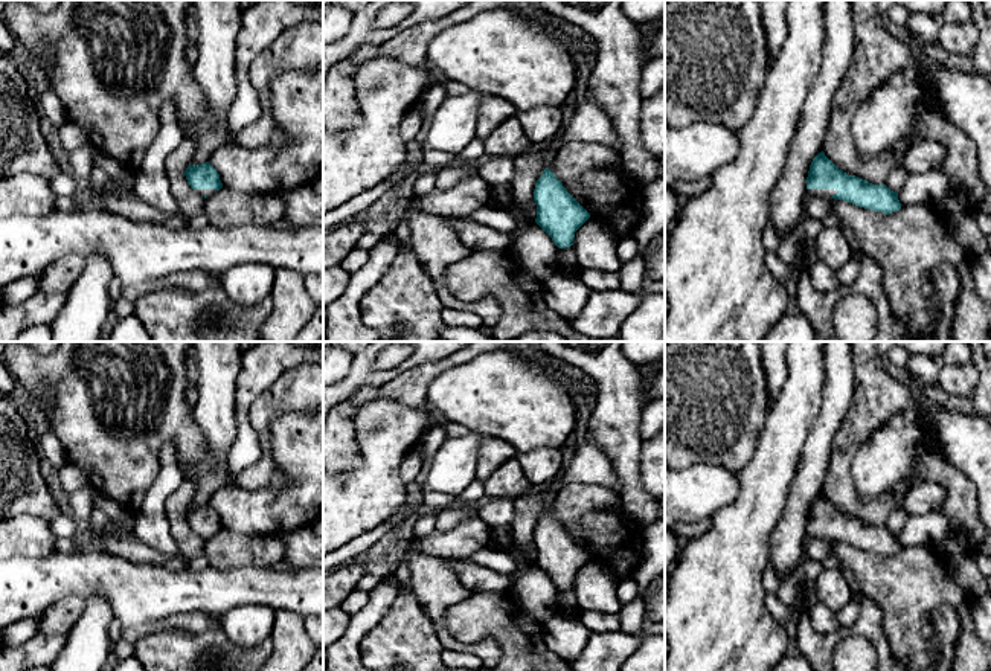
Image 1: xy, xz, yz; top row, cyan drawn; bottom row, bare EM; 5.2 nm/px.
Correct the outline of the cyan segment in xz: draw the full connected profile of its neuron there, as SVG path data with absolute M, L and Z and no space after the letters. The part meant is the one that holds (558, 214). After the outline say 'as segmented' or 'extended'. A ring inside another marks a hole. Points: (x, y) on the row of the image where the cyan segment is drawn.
M515 116L502 122L485 139L486 157L517 157L526 152L541 152L544 169L535 183L535 223L552 238L556 247L573 246L575 232L590 218L590 214L567 192L552 172L556 151L547 143L532 143Z; extended

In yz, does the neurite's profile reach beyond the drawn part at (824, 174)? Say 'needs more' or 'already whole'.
needs more

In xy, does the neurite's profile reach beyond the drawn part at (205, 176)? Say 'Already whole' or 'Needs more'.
Needs more

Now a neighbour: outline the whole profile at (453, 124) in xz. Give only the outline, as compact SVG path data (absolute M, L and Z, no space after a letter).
M479 90L462 96L448 95L431 116L425 140L421 143L422 156L427 149L435 149L457 157L476 137L476 122L485 96Z

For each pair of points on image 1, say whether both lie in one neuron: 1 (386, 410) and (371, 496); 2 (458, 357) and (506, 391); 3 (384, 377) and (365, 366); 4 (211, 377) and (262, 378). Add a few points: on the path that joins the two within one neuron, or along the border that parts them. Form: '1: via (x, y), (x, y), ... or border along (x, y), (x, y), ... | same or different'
1: via (384, 432), (378, 475) | same
2: border along (474, 357), (444, 369), (433, 380) | different
3: via (380, 377), (369, 371) | same
4: border along (241, 357), (234, 412) | different

